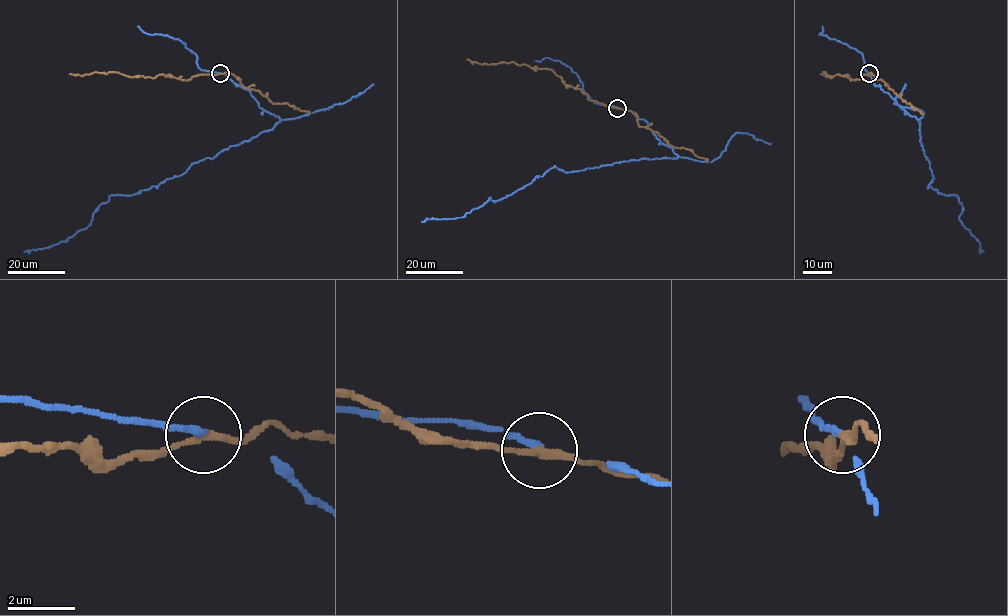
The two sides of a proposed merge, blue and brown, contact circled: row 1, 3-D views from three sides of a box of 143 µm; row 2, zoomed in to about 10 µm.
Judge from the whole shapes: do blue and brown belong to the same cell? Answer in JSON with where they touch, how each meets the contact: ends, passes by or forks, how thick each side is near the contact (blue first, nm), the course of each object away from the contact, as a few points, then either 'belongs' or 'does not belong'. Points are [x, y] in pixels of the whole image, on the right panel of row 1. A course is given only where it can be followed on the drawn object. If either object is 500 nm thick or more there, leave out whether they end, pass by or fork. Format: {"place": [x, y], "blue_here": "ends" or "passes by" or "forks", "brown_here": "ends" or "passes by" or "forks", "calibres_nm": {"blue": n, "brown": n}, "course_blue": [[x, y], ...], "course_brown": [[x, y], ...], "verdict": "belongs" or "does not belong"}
{"place": [869, 73], "blue_here": "ends", "brown_here": "passes by", "calibres_nm": {"blue": 190, "brown": 200}, "course_blue": [[869, 73], [920, 122], [933, 177], [928, 186], [956, 195], [961, 223], [983, 251]], "course_brown": [[869, 73], [855, 80], [839, 74], [831, 78], [825, 72], [820, 74]], "verdict": "does not belong"}

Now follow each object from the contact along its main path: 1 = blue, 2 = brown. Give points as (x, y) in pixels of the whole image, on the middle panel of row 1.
1: (617, 108), (645, 120), (676, 158), (641, 158), (570, 172), (553, 167), (464, 216), (421, 222)
2: (617, 108), (591, 101), (580, 89), (567, 86), (551, 69), (531, 68), (513, 62), (481, 65), (466, 59)

